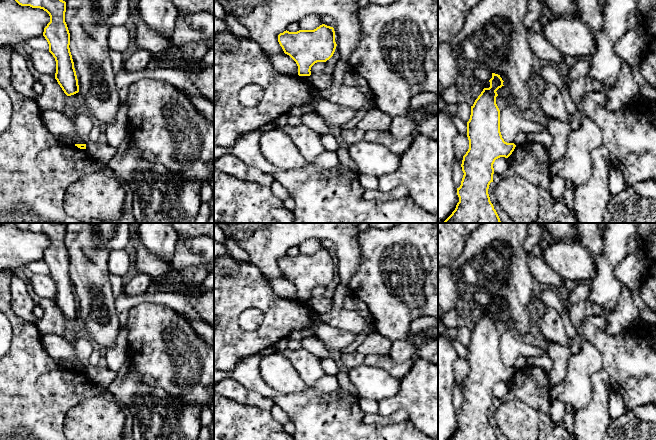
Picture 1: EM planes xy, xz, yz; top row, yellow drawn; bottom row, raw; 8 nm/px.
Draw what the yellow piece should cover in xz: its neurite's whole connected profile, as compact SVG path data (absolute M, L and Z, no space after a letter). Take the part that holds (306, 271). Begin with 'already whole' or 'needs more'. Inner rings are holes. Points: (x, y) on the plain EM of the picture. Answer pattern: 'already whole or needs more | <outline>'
already whole | M325 248L314 254L286 254L278 259L278 266L284 277L296 286L299 300L310 300L311 291L329 284L337 270L334 252Z

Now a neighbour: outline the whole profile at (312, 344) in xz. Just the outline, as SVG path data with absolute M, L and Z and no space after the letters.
M315 335L302 339L301 346L318 358L330 357L330 350Z

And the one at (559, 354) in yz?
M546 341L546 354L553 362L552 369L547 374L550 386L554 387L565 379L567 363L572 353L563 345Z

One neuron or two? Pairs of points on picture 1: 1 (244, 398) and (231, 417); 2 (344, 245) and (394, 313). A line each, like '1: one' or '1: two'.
1: two
2: two

